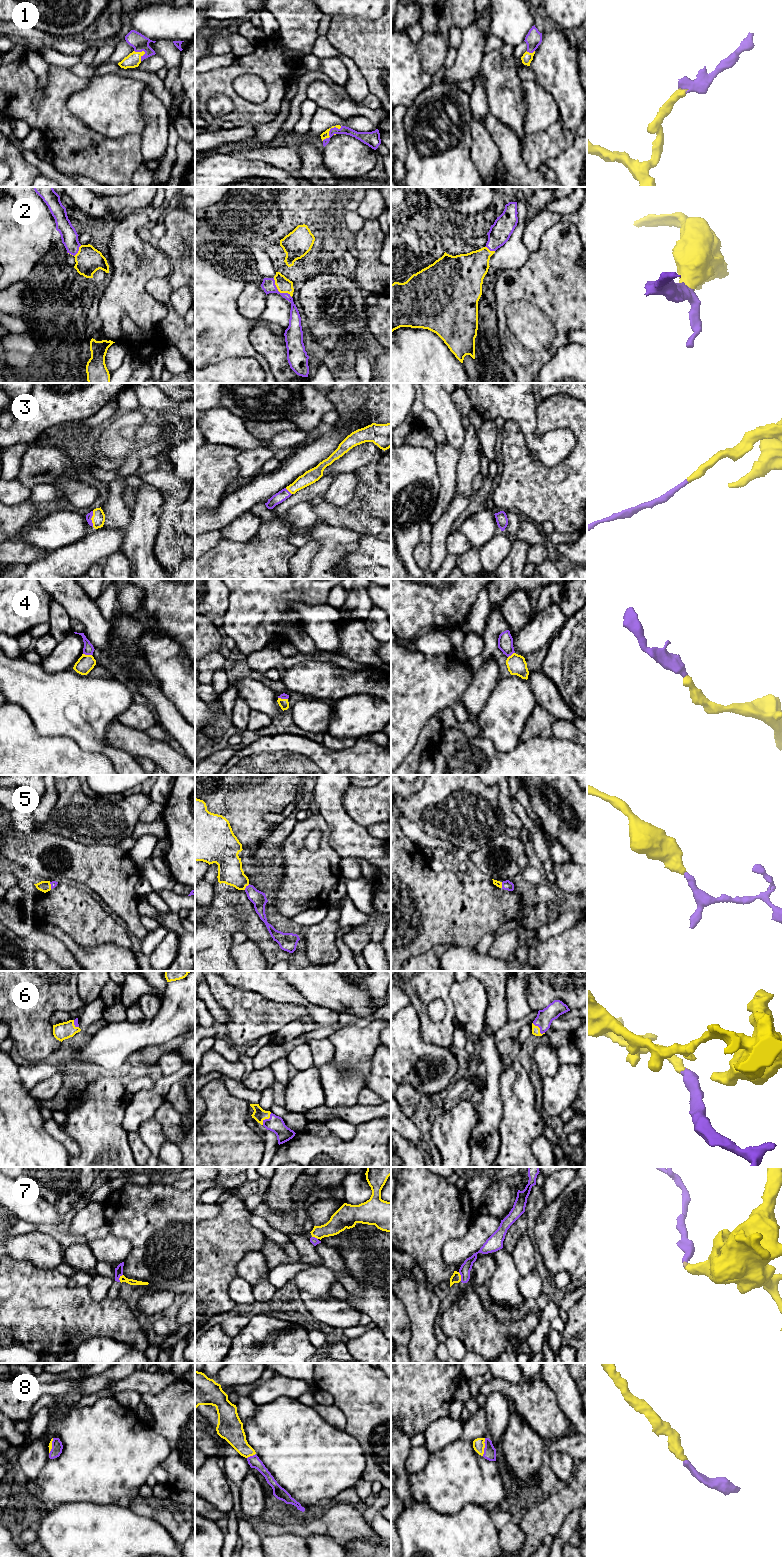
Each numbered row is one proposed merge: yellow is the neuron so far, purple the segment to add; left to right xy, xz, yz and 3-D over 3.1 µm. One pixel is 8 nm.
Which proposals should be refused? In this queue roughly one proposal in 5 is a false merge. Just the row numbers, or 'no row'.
7

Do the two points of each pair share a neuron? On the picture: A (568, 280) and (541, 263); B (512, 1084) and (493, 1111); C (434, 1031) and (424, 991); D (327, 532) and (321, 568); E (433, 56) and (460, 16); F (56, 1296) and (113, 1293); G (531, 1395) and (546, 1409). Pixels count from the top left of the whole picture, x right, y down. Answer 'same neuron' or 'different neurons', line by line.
A: same neuron
B: different neurons
C: same neuron
D: same neuron
E: same neuron
F: different neurons
G: same neuron

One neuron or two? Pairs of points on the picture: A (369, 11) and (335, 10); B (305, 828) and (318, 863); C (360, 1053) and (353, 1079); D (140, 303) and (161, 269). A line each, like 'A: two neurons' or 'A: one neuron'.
A: one neuron
B: one neuron
C: one neuron
D: one neuron

